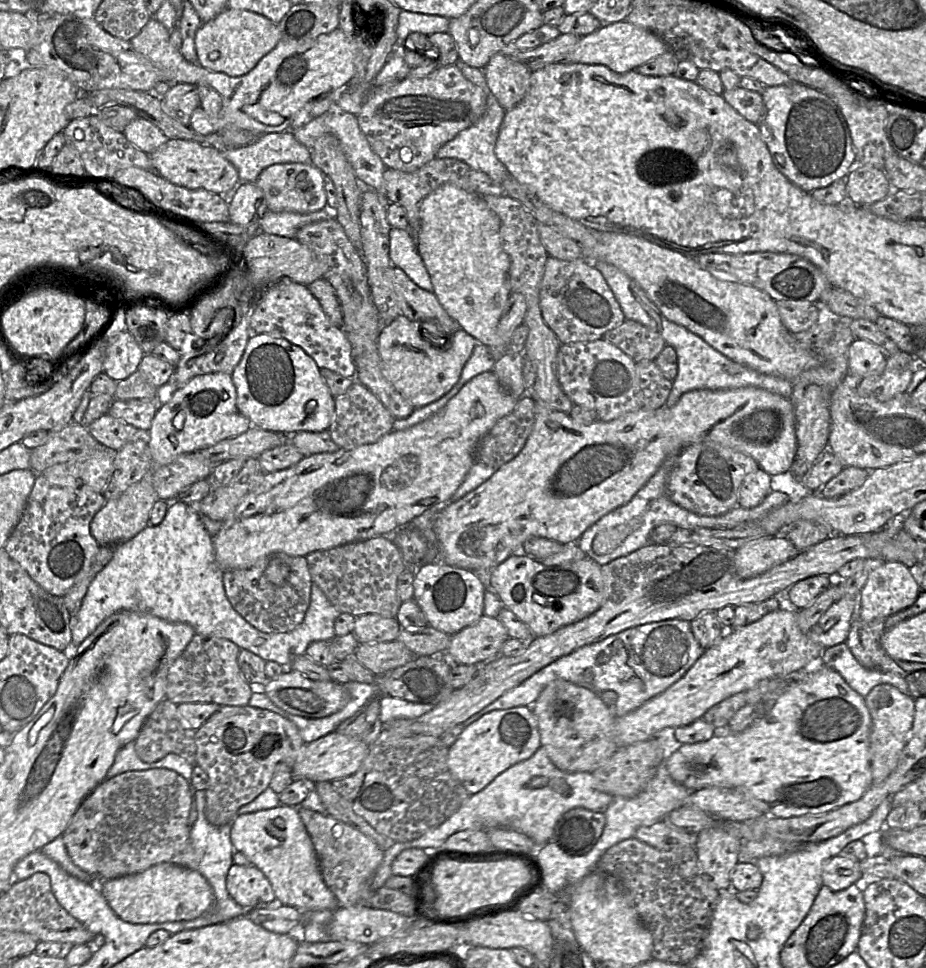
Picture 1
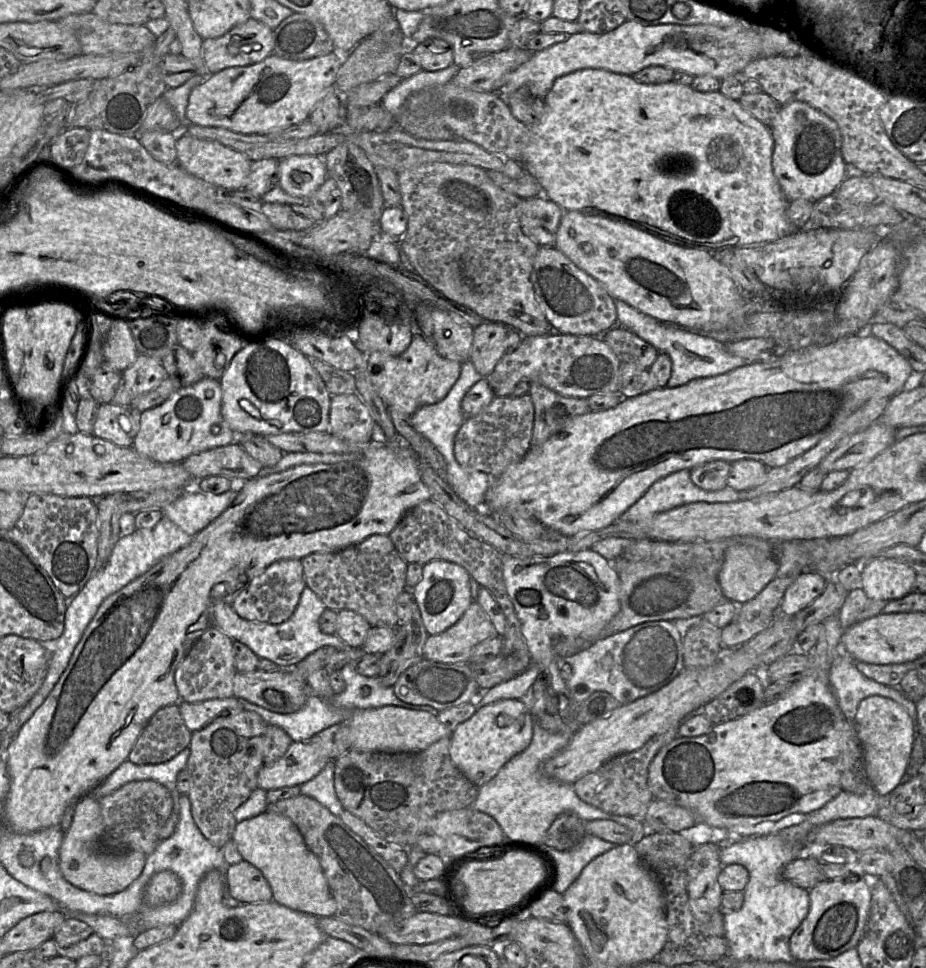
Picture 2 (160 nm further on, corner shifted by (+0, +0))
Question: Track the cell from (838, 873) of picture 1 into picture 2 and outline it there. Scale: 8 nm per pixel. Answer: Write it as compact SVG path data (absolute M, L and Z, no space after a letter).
M813 858L794 859L782 869L782 877L803 889L811 889L827 880L822 871L822 861Z

